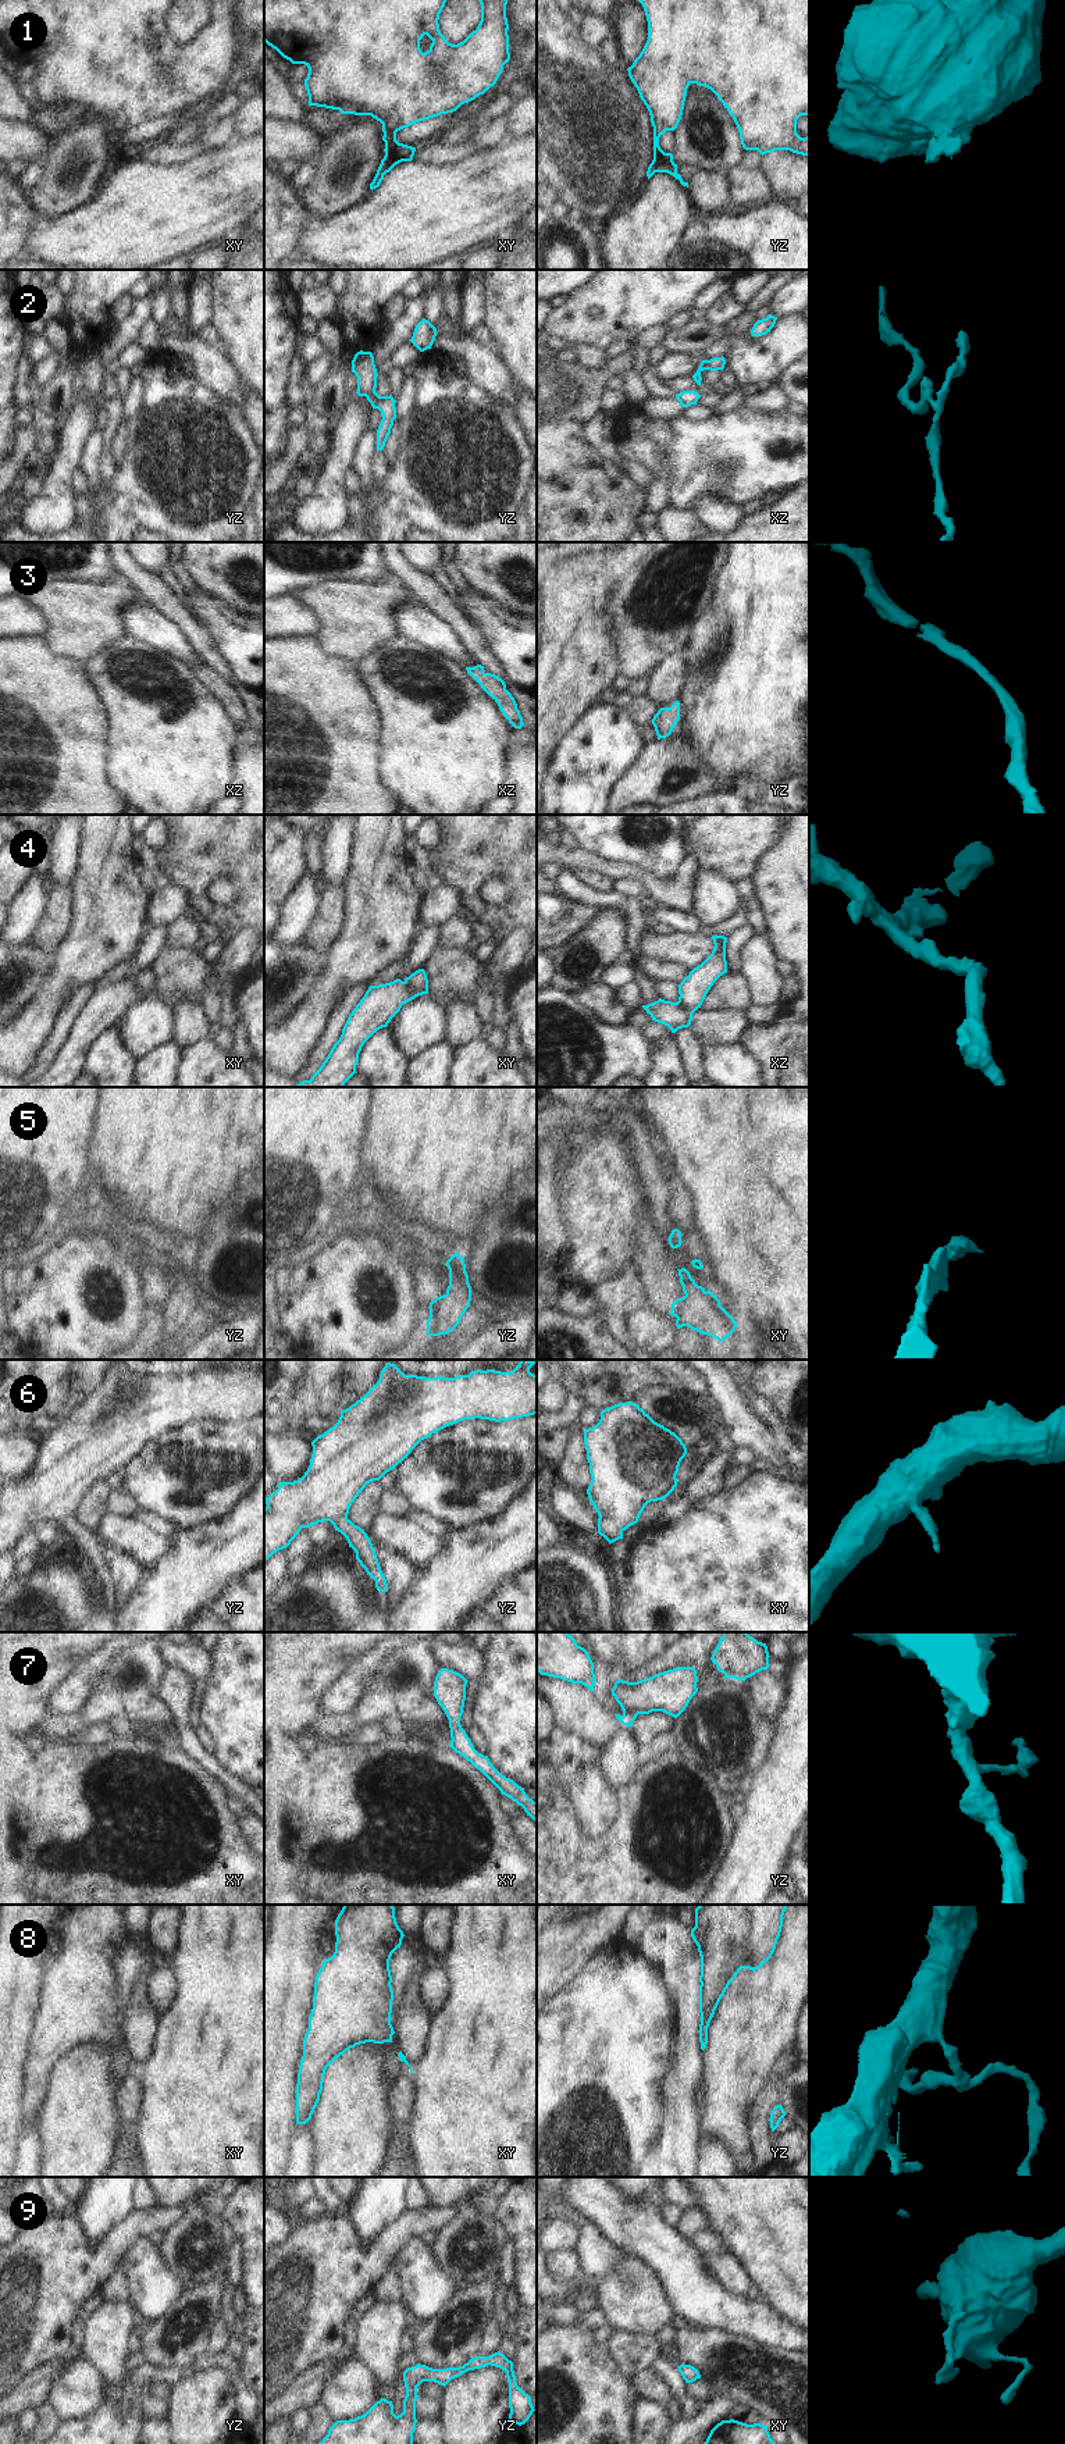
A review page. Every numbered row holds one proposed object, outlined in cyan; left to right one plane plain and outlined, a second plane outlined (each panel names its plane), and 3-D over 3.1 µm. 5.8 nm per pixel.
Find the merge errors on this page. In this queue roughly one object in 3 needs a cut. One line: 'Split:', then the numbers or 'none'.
Split: 1, 4

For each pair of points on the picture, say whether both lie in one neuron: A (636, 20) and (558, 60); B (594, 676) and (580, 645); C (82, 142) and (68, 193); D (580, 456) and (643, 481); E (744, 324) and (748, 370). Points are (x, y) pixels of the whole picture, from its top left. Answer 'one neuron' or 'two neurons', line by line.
A: two neurons
B: one neuron
C: one neuron
D: two neurons
E: one neuron

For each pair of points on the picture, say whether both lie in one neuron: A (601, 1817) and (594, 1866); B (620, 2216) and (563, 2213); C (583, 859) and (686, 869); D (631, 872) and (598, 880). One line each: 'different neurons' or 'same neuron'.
A: different neurons
B: different neurons
C: same neuron
D: different neurons

